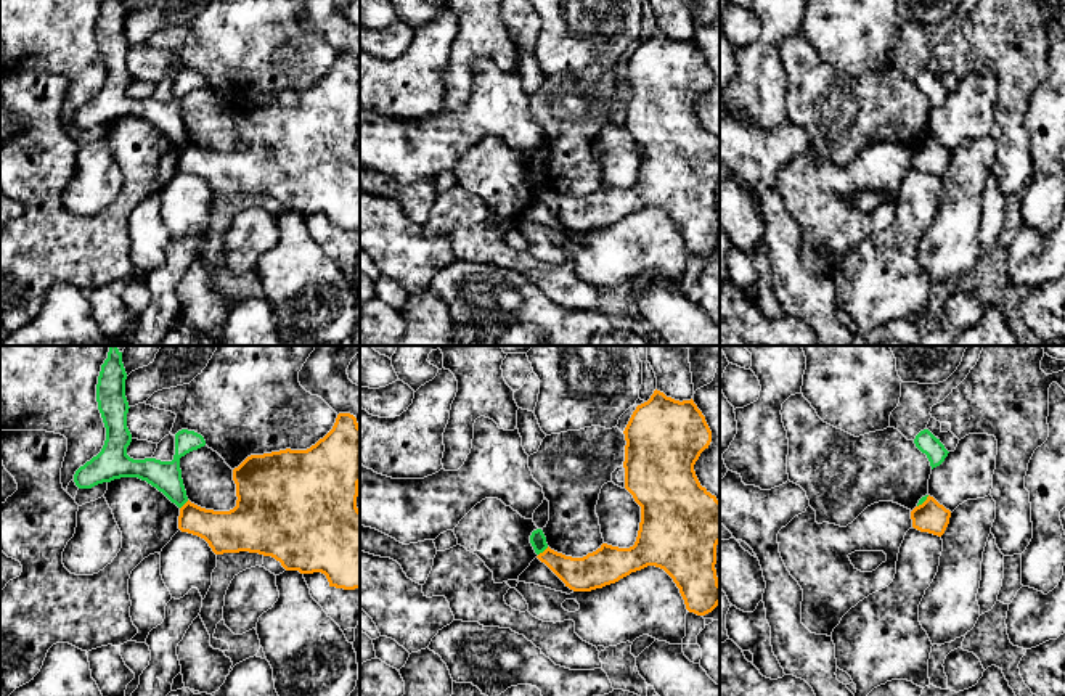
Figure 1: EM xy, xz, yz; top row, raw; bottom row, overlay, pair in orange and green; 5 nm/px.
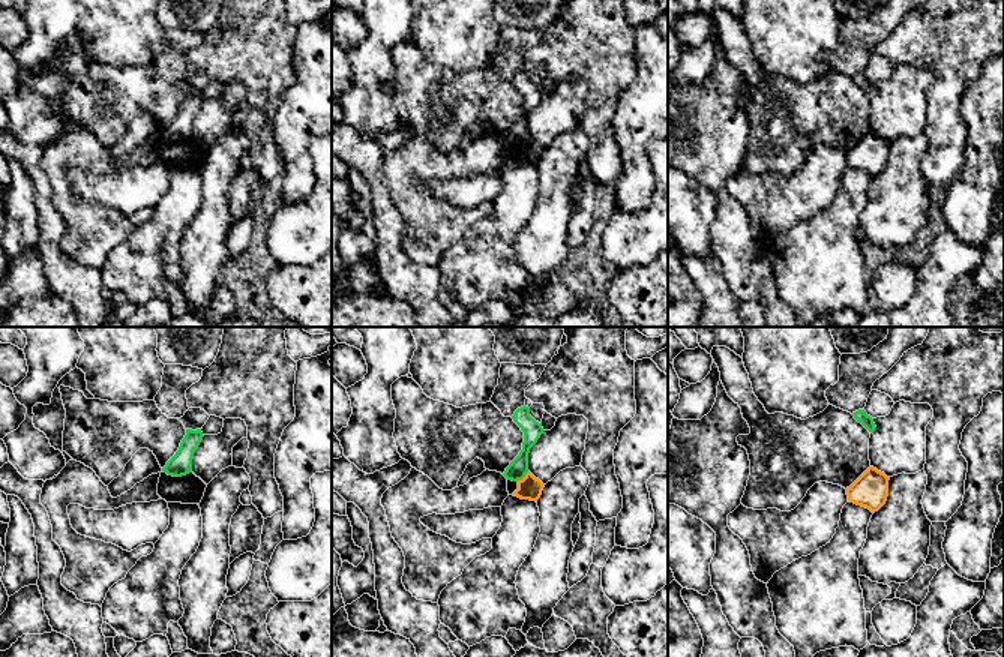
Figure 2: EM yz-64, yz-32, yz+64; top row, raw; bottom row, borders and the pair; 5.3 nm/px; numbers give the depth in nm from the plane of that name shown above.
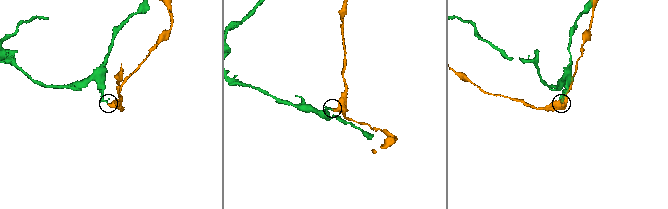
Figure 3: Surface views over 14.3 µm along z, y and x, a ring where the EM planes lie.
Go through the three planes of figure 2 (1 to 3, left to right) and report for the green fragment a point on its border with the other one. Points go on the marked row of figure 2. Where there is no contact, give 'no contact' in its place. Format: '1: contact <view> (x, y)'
1: no contact
2: contact yz-32 (524, 477)
3: no contact

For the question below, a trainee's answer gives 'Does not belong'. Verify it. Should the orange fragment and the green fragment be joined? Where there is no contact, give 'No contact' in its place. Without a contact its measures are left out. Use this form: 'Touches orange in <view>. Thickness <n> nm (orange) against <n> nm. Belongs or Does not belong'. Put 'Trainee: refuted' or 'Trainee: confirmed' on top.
Trainee: confirmed
Touches orange in xz. Thickness 180 nm (orange) against 80 nm. Does not belong

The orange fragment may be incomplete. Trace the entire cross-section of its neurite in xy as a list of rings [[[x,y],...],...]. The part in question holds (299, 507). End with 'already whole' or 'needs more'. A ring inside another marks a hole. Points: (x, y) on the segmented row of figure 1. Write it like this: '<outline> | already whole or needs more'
[[[339,413],[333,429],[307,450],[280,450],[247,456],[233,469],[236,506],[230,511],[201,508],[190,500],[180,508],[178,529],[204,538],[215,555],[259,553],[271,556],[286,571],[300,574],[321,572],[329,587],[360,588],[360,510],[357,508],[360,484],[360,426],[350,413]]] | already whole

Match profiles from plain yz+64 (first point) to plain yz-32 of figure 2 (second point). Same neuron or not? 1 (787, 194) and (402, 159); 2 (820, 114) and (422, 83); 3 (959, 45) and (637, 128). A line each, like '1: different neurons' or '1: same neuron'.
1: same neuron
2: same neuron
3: different neurons

